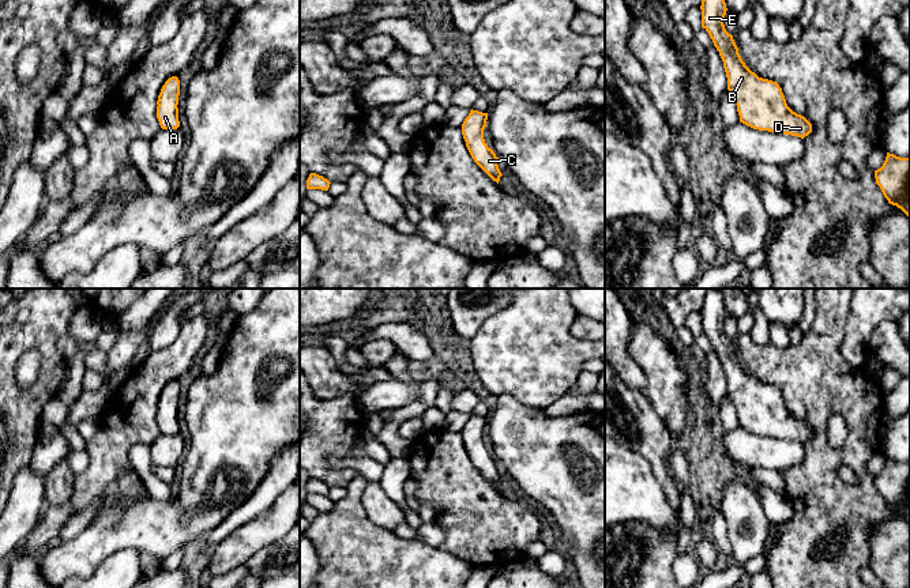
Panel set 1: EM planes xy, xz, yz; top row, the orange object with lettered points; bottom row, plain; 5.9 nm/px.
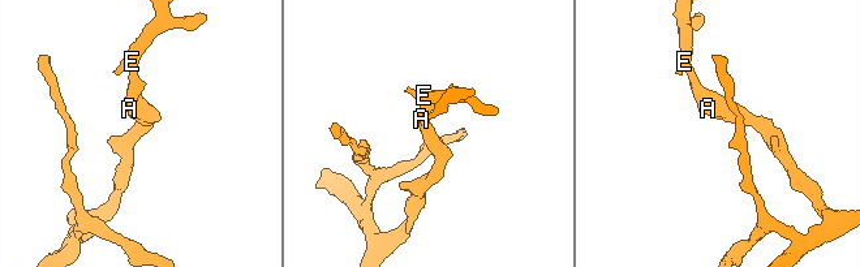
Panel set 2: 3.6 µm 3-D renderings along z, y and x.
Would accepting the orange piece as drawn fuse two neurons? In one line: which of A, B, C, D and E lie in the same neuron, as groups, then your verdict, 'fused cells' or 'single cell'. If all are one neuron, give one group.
A B C D E; single cell

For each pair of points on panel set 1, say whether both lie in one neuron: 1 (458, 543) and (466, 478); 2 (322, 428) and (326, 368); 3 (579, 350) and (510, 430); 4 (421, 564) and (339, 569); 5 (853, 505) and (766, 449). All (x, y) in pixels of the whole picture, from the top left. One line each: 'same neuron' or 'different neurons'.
1: same neuron
2: different neurons
3: different neurons
4: same neuron
5: different neurons

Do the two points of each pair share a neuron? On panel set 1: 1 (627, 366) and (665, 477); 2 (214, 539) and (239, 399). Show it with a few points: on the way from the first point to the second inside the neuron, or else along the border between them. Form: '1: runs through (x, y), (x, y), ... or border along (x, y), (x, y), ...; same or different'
1: runs through (628, 394), (638, 426), (655, 449); same
2: border along (240, 505), (200, 541); different

